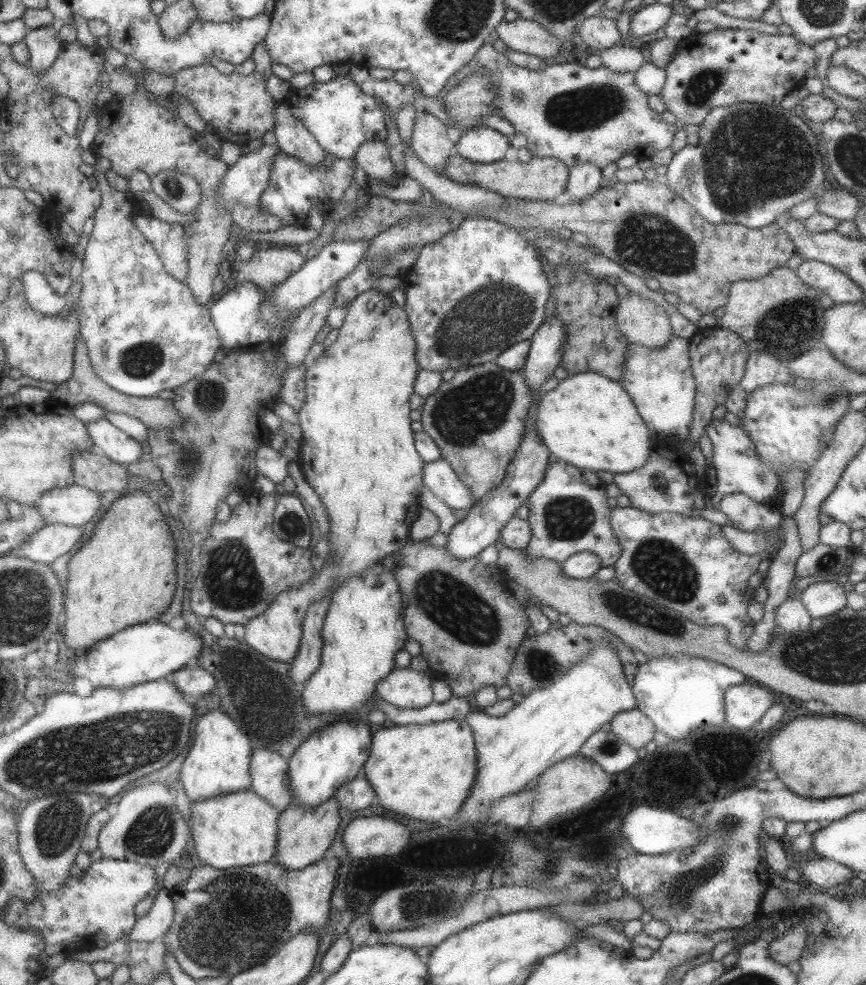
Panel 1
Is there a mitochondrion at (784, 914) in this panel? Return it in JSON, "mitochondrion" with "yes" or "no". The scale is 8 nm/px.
{"mitochondrion":"yes"}

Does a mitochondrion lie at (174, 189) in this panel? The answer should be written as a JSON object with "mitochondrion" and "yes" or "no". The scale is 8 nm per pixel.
{"mitochondrion":"yes"}

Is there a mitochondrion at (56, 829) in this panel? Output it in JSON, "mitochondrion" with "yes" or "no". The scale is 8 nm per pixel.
{"mitochondrion":"yes"}

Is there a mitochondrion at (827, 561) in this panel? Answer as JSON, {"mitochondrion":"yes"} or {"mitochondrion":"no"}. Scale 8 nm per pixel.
{"mitochondrion":"yes"}

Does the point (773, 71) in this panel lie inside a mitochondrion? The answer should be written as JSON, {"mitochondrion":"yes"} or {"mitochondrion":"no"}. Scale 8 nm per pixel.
{"mitochondrion":"no"}

